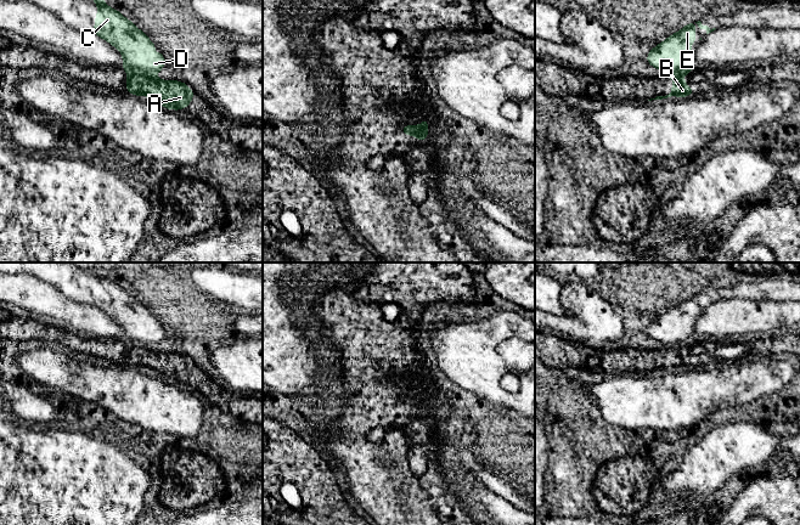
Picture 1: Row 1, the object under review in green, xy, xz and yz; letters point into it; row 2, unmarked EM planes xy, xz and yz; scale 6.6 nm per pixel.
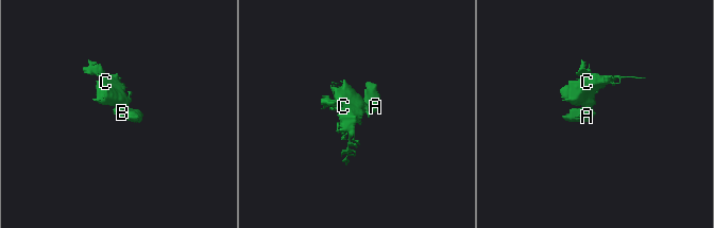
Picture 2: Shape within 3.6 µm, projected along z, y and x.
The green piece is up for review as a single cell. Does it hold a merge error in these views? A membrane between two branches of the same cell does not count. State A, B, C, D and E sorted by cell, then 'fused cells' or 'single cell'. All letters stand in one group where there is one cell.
groups A B / C D E; fused cells

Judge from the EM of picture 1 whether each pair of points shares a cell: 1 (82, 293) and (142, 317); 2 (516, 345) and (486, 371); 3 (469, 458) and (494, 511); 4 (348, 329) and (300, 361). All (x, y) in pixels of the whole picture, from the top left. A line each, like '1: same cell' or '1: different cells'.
1: same cell
2: different cells
3: different cells
4: different cells

